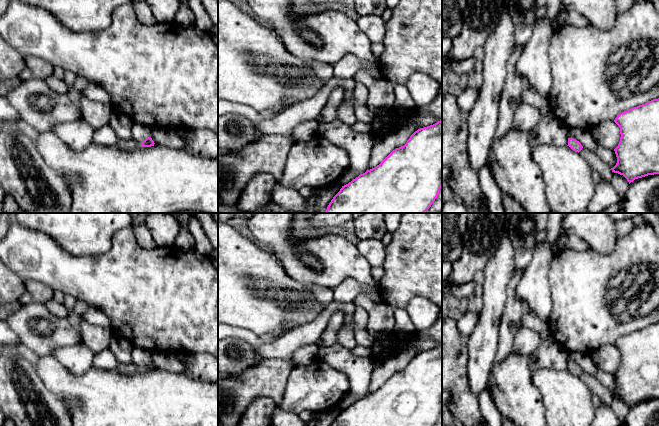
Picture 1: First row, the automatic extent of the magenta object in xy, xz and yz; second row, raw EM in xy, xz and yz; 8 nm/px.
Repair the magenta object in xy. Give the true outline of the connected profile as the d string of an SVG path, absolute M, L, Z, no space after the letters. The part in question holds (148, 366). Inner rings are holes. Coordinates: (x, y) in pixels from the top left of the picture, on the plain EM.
M134 347L132 351L132 358L134 364L136 364L141 371L151 371L155 368L151 362L151 352L148 350Z

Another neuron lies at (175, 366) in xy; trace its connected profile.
M155 351L151 353L151 362L155 368L172 372L185 372L186 366L177 360L177 355Z

